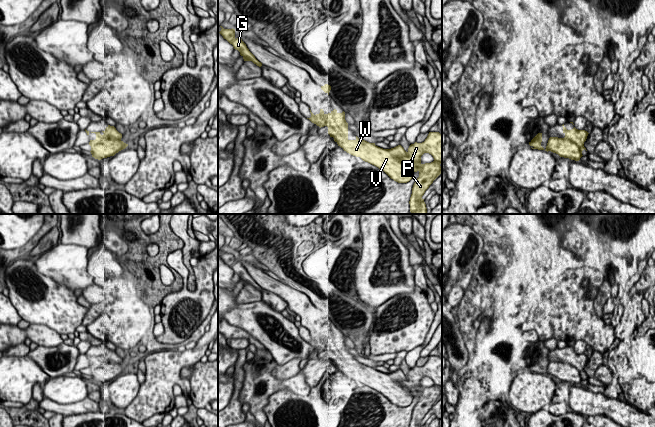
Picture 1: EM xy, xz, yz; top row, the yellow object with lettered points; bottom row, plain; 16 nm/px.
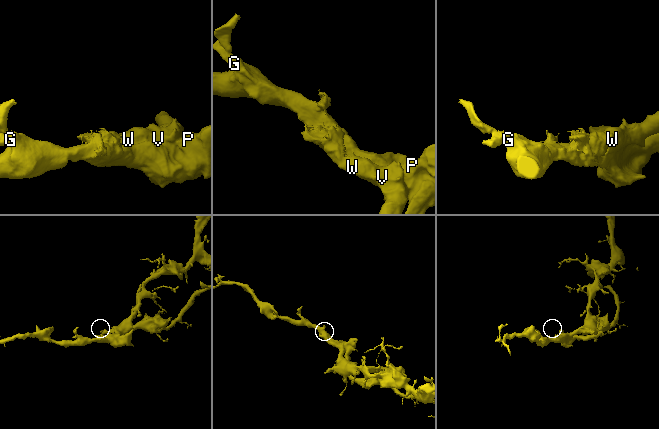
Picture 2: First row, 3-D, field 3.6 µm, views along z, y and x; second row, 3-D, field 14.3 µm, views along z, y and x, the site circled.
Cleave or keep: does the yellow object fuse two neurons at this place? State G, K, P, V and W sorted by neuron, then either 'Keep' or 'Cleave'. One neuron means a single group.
Groups: G K P / V W. Cleave

